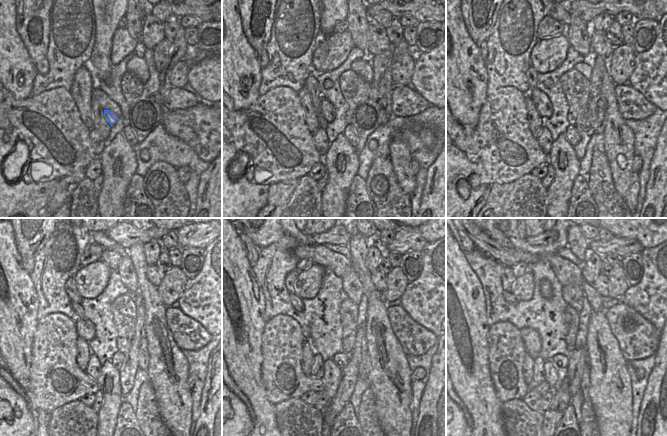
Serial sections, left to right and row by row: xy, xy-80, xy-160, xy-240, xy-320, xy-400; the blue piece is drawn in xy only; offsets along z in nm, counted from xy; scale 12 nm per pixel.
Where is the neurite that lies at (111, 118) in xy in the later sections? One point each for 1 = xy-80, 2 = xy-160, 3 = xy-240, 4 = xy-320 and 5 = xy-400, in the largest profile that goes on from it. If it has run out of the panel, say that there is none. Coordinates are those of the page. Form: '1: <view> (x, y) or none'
1: xy-80 (327, 110)
2: xy-160 (543, 105)
3: xy-240 (85, 328)
4: xy-320 (297, 303)
5: xy-400 (509, 297)

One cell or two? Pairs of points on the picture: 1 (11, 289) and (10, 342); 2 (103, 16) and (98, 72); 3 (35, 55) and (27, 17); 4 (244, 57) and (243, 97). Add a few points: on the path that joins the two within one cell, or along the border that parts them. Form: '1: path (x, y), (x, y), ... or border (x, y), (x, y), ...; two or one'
1: path (10, 302), (10, 329); one
2: path (103, 30), (101, 58); one
3: path (34, 46), (28, 40), (25, 30), (26, 26); one
4: path (239, 67), (239, 87); one

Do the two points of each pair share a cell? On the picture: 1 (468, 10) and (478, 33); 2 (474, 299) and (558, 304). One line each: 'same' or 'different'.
1: same
2: different

